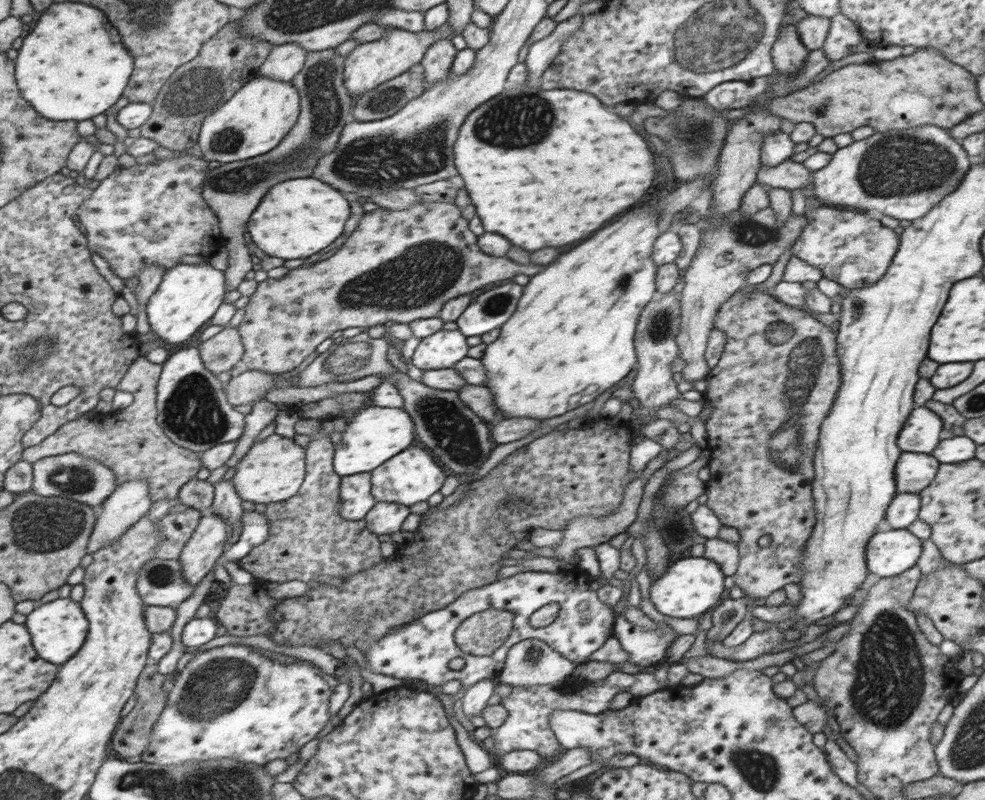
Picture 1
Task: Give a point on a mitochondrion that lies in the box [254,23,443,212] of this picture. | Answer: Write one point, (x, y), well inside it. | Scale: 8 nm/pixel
(382, 99)

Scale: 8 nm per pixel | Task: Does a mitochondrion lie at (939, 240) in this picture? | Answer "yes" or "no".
no

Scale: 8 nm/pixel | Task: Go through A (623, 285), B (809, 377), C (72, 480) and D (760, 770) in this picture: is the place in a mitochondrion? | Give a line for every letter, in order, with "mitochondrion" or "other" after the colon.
A: mitochondrion
B: mitochondrion
C: mitochondrion
D: mitochondrion

